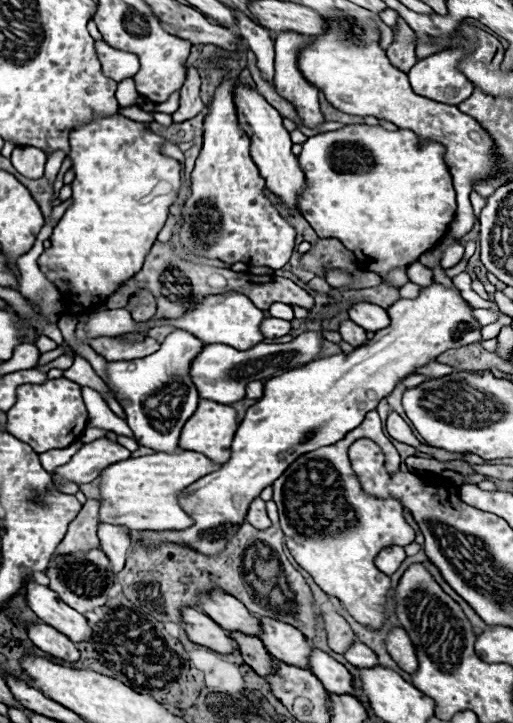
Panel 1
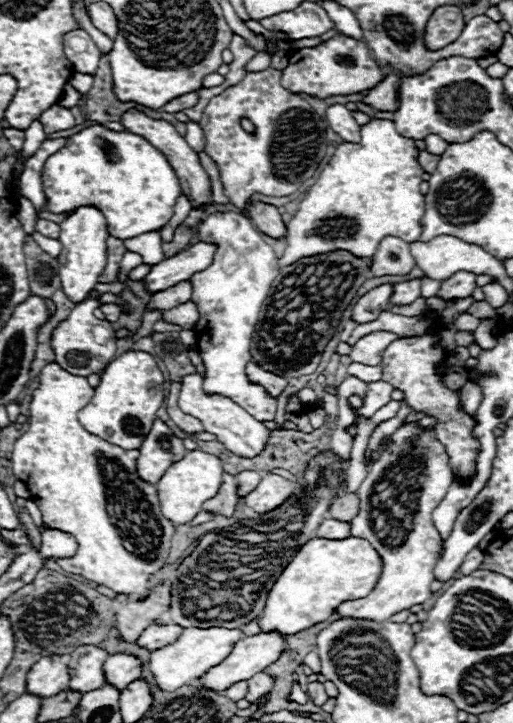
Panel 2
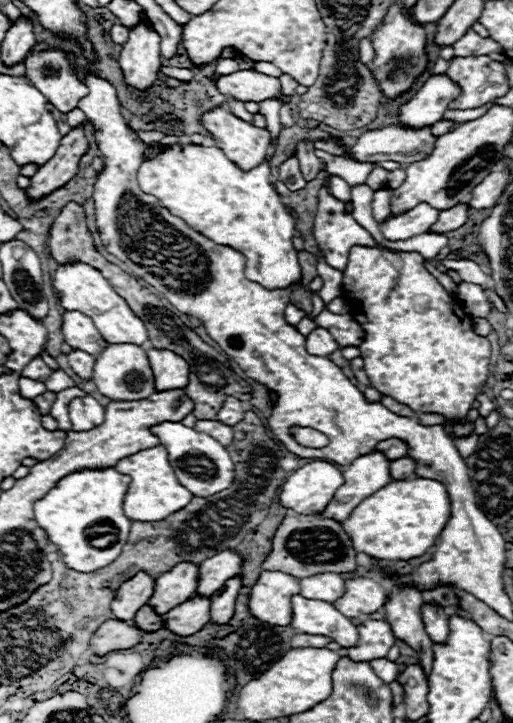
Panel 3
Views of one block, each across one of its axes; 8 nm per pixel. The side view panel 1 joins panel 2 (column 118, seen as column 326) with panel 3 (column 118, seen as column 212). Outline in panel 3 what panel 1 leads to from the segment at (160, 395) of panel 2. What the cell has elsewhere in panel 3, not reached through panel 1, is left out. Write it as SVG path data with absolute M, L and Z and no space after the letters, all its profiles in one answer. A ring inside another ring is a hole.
M114 468L78 470L78 472L64 476L54 486L54 490L48 492L48 496L44 496L44 500L38 500L34 504L36 520L48 532L50 542L54 542L60 548L68 568L80 570L80 572L92 572L102 566L108 566L110 562L114 562L120 556L122 546L128 540L128 532L130 532L130 518L126 518L126 514L122 510L122 502L124 502L128 484L130 484L130 476L120 474Z

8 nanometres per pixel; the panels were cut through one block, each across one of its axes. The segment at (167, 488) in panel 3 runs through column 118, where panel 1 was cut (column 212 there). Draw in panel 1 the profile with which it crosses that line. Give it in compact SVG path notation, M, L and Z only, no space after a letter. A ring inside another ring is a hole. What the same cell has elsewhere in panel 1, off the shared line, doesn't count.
M180 450L176 454L156 452L116 462L100 474L100 522L120 524L130 530L186 530L192 526L192 518L178 504L180 494L192 482L218 468L218 462L192 450Z

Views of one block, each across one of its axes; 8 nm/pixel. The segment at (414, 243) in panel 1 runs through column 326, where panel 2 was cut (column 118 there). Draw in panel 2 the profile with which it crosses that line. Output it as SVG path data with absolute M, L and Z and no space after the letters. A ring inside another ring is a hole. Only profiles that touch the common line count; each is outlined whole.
M94 124L84 128L82 132L68 138L66 146L54 152L42 168L42 190L46 196L46 208L54 214L66 214L70 216L80 206L94 206L100 208L100 212L106 218L108 234L120 240L136 238L140 234L160 230L174 214L174 204L178 196L182 194L180 180L166 160L166 156L148 144L144 138L132 134L132 132L114 132L106 126Z

